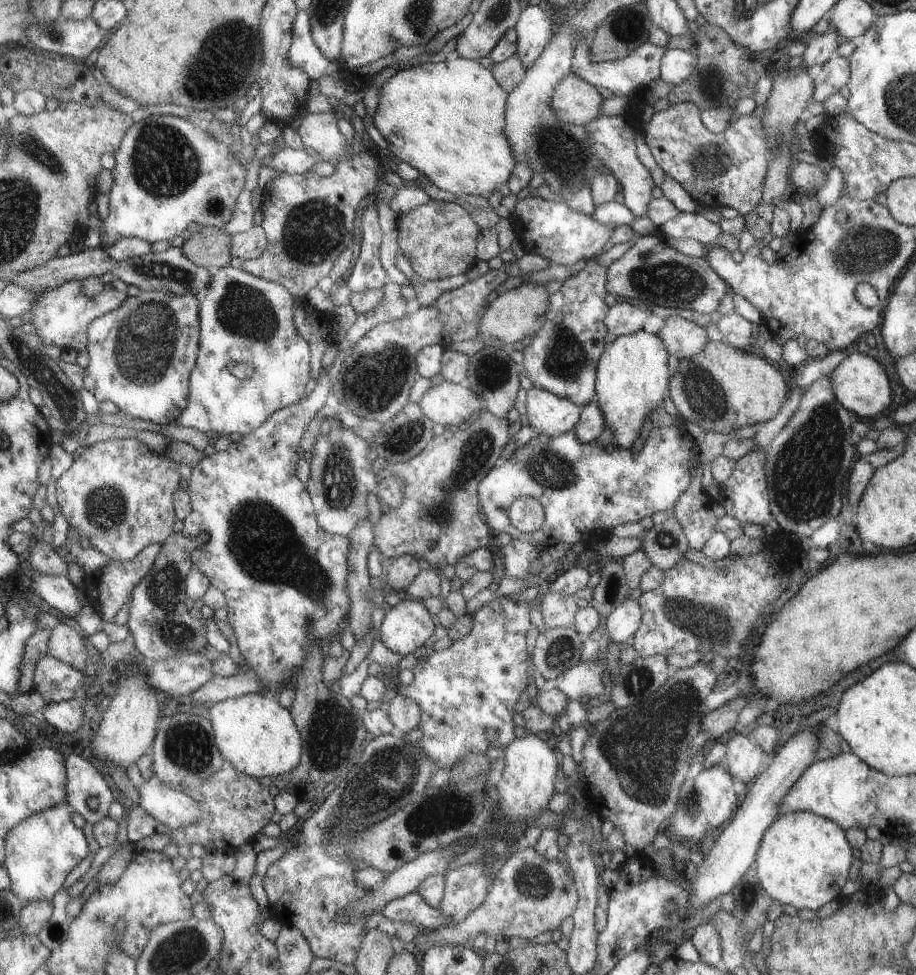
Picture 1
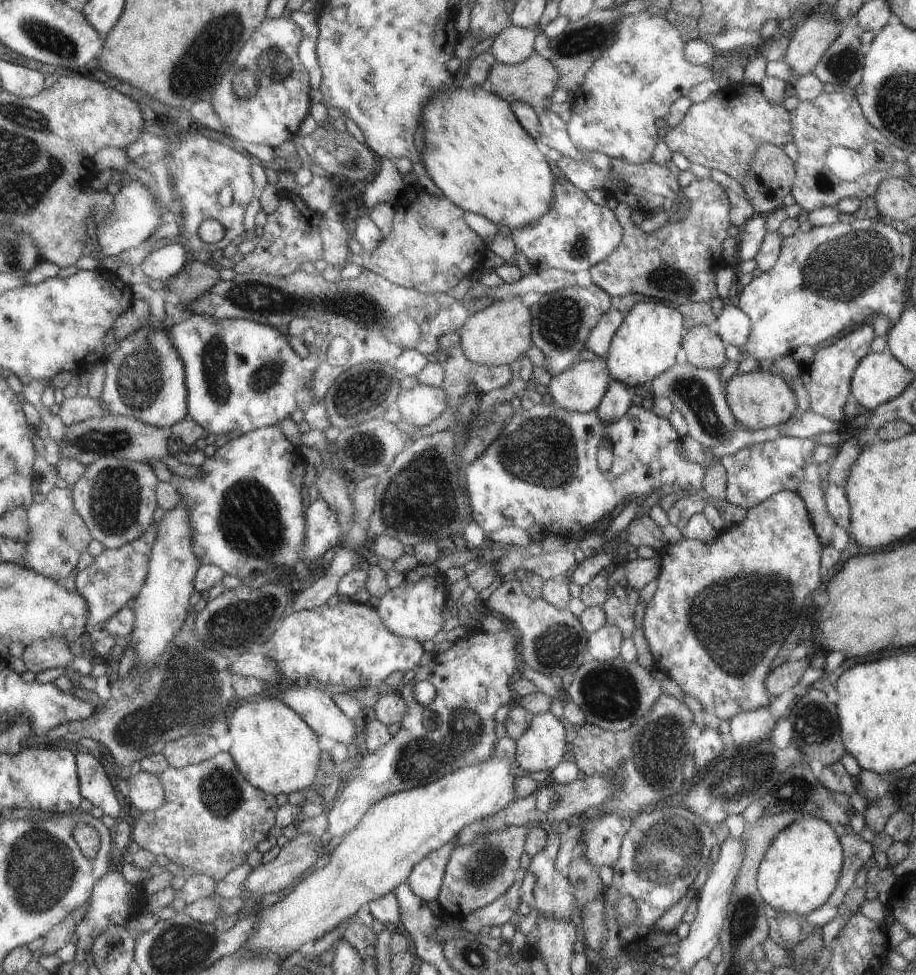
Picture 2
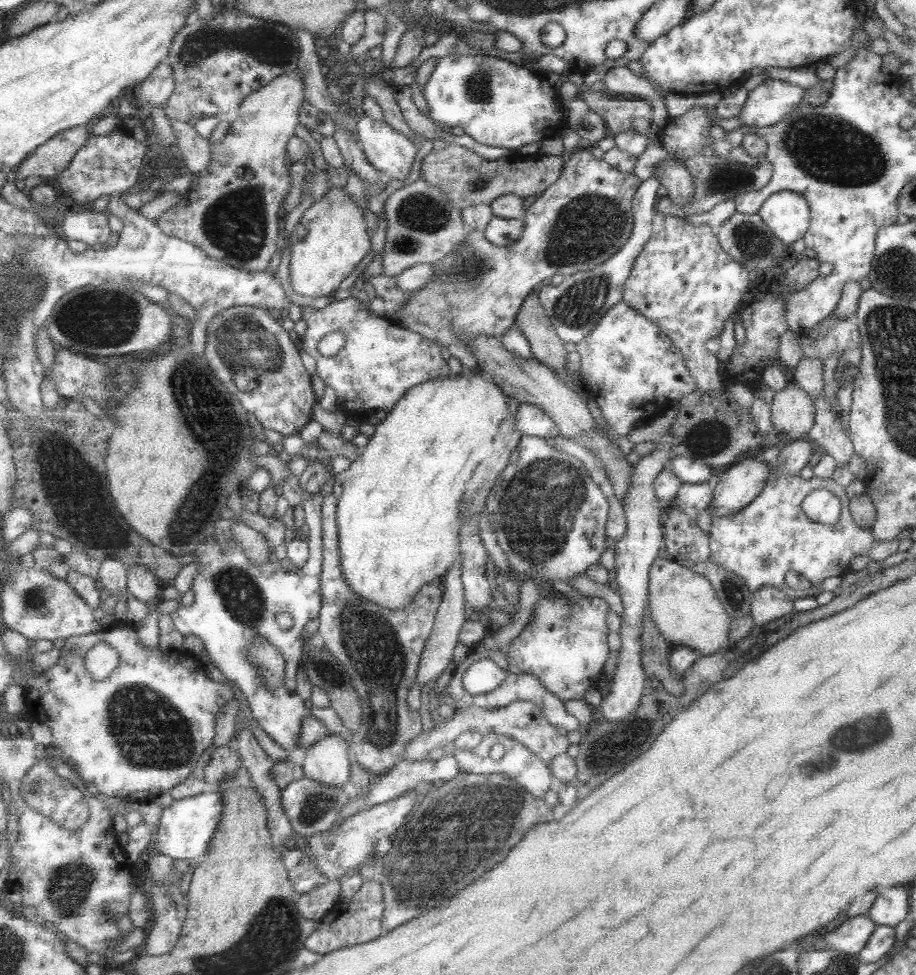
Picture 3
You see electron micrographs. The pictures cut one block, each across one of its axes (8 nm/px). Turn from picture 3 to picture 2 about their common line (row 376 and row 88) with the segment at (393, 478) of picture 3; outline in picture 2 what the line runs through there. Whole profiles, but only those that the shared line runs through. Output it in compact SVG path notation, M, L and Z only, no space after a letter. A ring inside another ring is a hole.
M462 85L452 89L444 89L437 92L435 97L426 105L423 120L421 129L423 128L424 130L425 139L422 152L424 152L424 160L428 172L433 176L436 184L444 191L445 196L458 203L458 206L461 206L466 212L475 212L476 214L480 214L480 216L485 216L498 227L501 225L508 226L512 230L537 221L550 208L553 201L553 190L556 179L550 169L548 158L540 152L535 140L520 126L516 115L512 112L509 102L506 102L506 99L488 90L484 90L482 85L471 87Z

